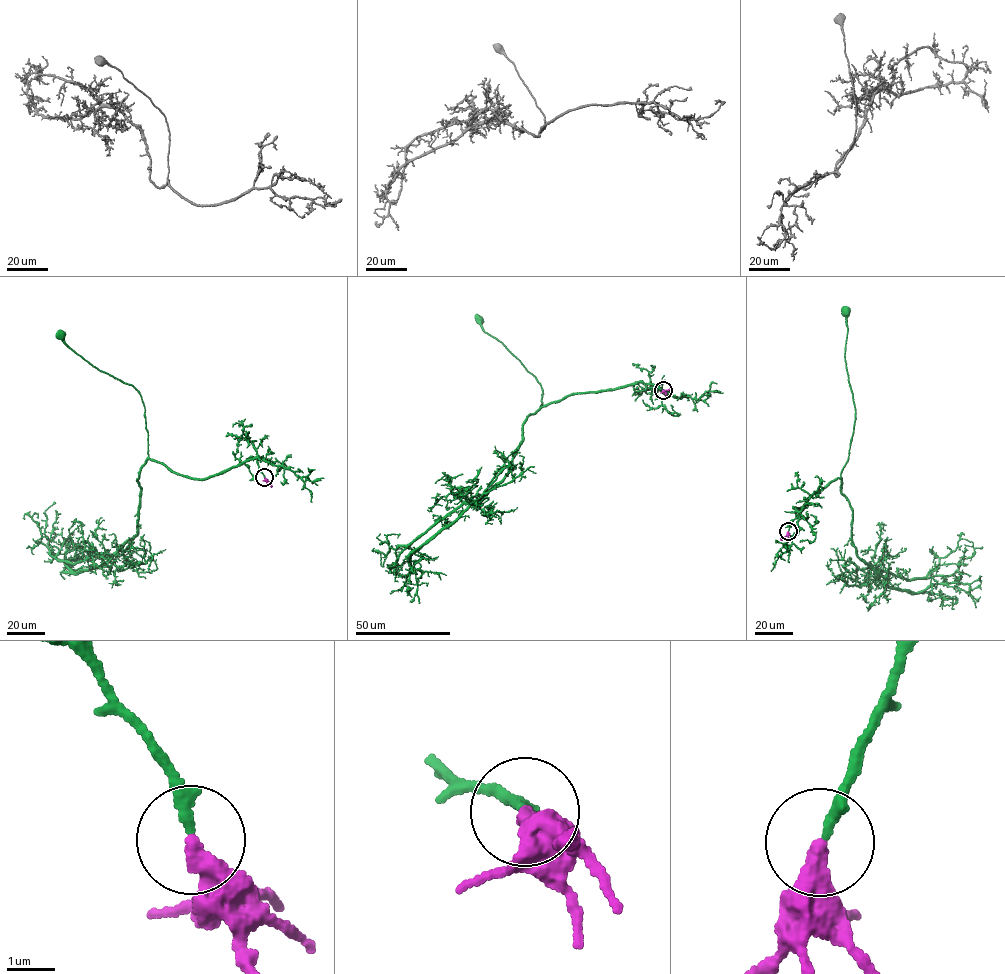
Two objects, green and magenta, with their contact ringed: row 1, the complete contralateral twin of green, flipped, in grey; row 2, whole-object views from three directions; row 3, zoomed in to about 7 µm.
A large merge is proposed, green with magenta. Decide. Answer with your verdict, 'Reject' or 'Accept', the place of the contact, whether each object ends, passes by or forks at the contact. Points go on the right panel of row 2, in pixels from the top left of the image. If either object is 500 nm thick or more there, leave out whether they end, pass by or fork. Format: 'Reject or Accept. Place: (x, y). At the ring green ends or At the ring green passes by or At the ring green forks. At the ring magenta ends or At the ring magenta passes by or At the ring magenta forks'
Accept. Place: (788, 531). At the ring green ends. At the ring magenta ends

